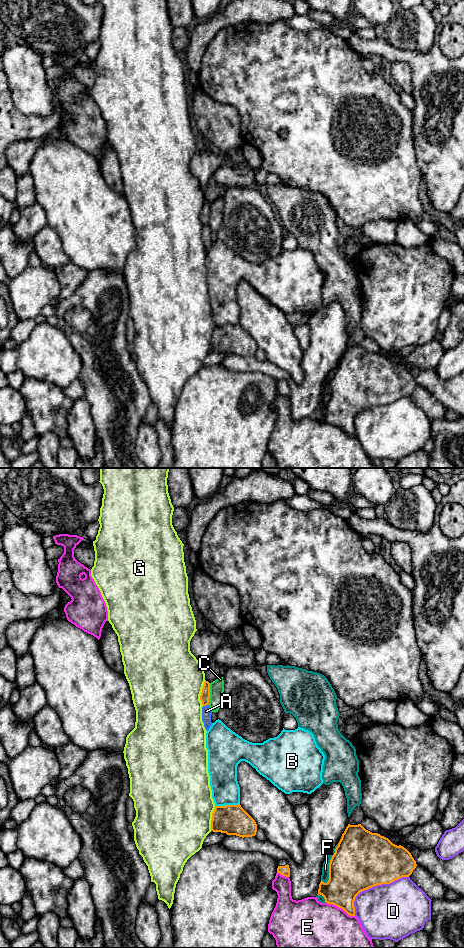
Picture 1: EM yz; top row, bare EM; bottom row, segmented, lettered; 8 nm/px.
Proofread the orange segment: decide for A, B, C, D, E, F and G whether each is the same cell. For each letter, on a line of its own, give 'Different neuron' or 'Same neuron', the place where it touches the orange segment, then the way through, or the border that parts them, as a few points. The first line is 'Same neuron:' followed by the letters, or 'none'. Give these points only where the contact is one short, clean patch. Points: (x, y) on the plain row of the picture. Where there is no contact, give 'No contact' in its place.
Same neuron: none
A: Different neuron. Touches orange at yz (205, 225)
B: Different neuron. Touches orange at yz (227, 325)
C: Different neuron. Touches orange at yz (209, 214). Boundary: yz (210, 203), (208, 224)
D: Different neuron. Touches orange at yz (372, 406)
E: Different neuron. Touches orange at yz (340, 427)
F: Different neuron. Touches orange at yz (329, 384)
G: Different neuron. Touches orange at yz (201, 213)

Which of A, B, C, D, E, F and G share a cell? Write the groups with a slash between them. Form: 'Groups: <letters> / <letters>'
Groups: A / B / C / D / E / F / G

